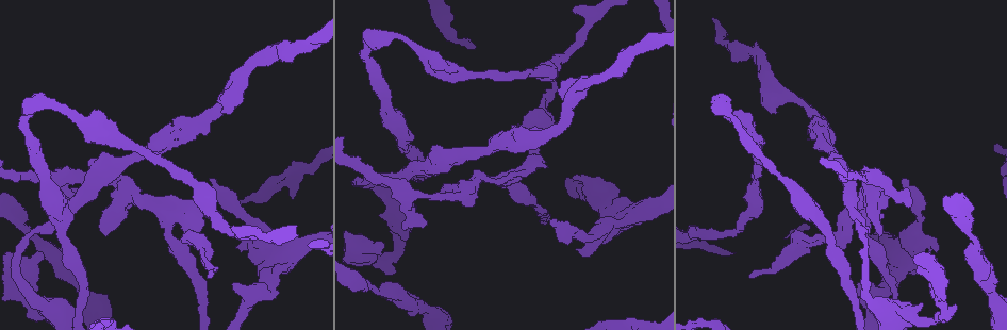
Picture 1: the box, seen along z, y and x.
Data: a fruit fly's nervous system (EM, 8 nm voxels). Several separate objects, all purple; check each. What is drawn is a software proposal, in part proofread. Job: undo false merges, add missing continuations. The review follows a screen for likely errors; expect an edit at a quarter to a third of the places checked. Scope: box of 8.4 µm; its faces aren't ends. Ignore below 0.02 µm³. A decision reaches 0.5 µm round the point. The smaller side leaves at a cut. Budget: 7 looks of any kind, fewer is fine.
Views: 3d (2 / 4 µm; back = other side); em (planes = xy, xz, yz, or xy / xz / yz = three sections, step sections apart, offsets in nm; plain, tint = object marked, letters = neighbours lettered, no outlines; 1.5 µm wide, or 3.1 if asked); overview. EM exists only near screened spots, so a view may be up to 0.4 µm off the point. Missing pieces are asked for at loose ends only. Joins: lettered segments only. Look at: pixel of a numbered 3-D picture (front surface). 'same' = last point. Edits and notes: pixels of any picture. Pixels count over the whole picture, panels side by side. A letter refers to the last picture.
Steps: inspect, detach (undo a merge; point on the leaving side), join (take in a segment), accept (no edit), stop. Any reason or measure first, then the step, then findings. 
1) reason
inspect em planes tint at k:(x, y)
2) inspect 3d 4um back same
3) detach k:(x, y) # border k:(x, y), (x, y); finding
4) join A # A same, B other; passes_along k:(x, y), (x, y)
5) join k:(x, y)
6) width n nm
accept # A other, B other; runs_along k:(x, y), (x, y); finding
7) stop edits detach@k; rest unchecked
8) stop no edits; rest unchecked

an open end
inspect 3d 4um at 1:(573, 178)

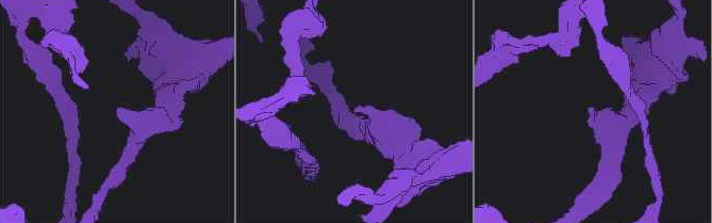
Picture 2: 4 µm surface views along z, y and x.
need the tissue
inspect em planes letters at 2:(117, 114)

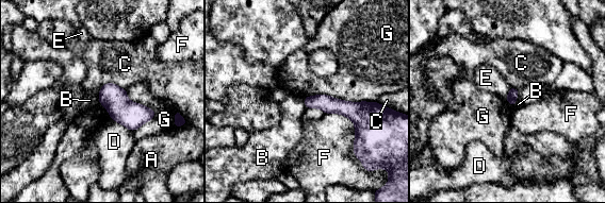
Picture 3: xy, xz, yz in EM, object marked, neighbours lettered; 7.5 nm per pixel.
accept # A other, B other, C other, D other, E other, F other, G other; no lettered segment goes on from it

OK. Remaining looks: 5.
an open end
inspect 3d 2um at 1:(105, 233)

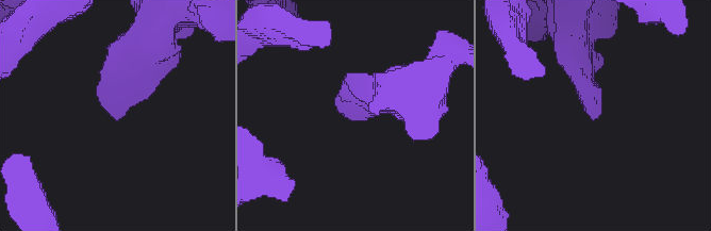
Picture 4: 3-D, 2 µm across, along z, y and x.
shape alone is not enough
inspect em planes letters at 4:(117, 118)

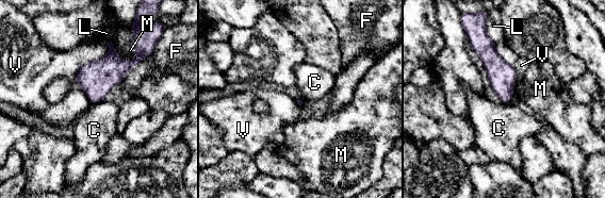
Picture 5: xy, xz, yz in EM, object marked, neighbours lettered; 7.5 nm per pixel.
accept # C other, F other, L other, M other, V other; border 5:(103, 98), (92, 103); none of them fits

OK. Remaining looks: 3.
inspect 3d 4um back at 1:(903, 178)

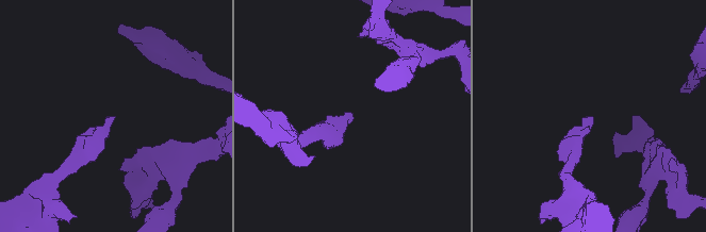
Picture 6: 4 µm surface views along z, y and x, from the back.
need the tissue
inspect em xy step 8 letters at 6:(593, 117)

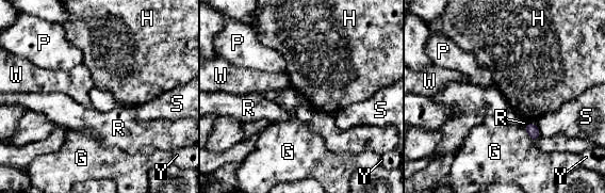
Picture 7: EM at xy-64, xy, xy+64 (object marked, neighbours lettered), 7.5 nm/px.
accept # G other, H other, P other, R other, S other, W other, Y other; border 7:(540, 134), (534, 142); none of them fits

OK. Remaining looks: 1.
stop no edits; rest unchecked

